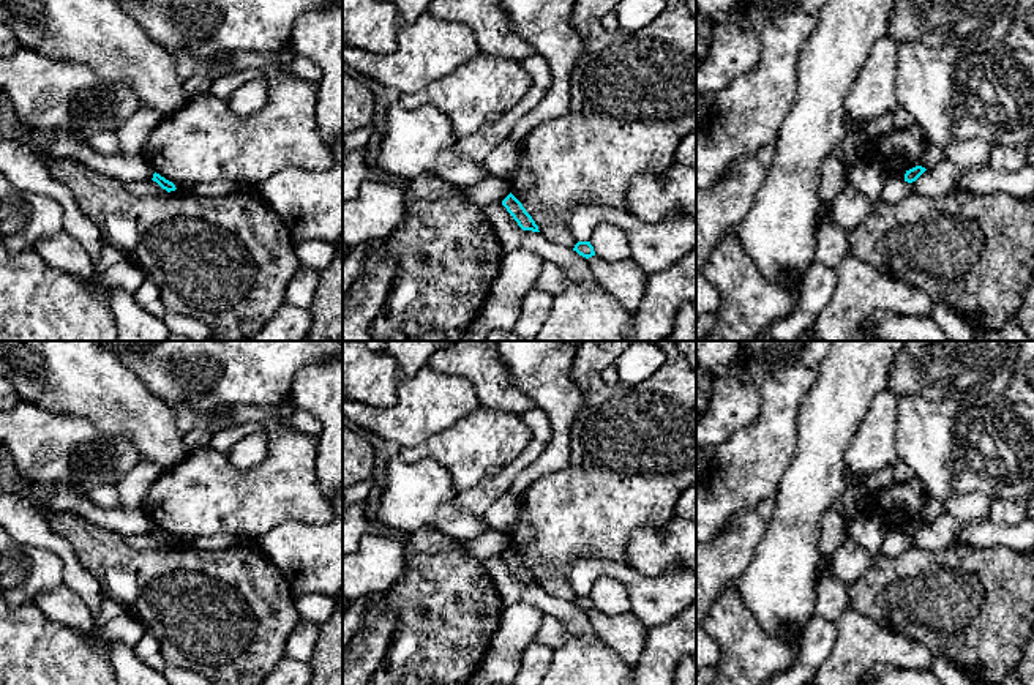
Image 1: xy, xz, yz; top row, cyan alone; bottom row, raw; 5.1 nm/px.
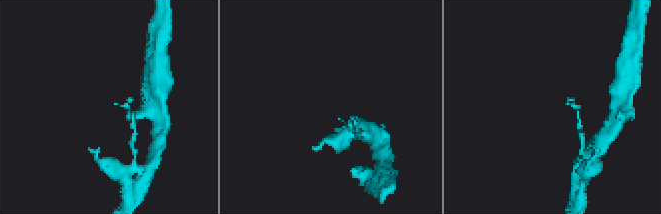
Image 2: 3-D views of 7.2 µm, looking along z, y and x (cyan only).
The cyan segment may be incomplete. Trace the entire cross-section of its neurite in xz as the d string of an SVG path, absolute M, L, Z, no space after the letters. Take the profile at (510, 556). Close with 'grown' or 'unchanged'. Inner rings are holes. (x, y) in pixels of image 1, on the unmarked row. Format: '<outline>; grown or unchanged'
M511 546L502 554L502 559L507 562L507 565L513 570L513 573L523 584L540 586L532 570Z; unchanged

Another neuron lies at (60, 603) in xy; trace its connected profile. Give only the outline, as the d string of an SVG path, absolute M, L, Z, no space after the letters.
M65 584L39 592L33 603L51 619L82 633L95 631L95 617L85 603Z

